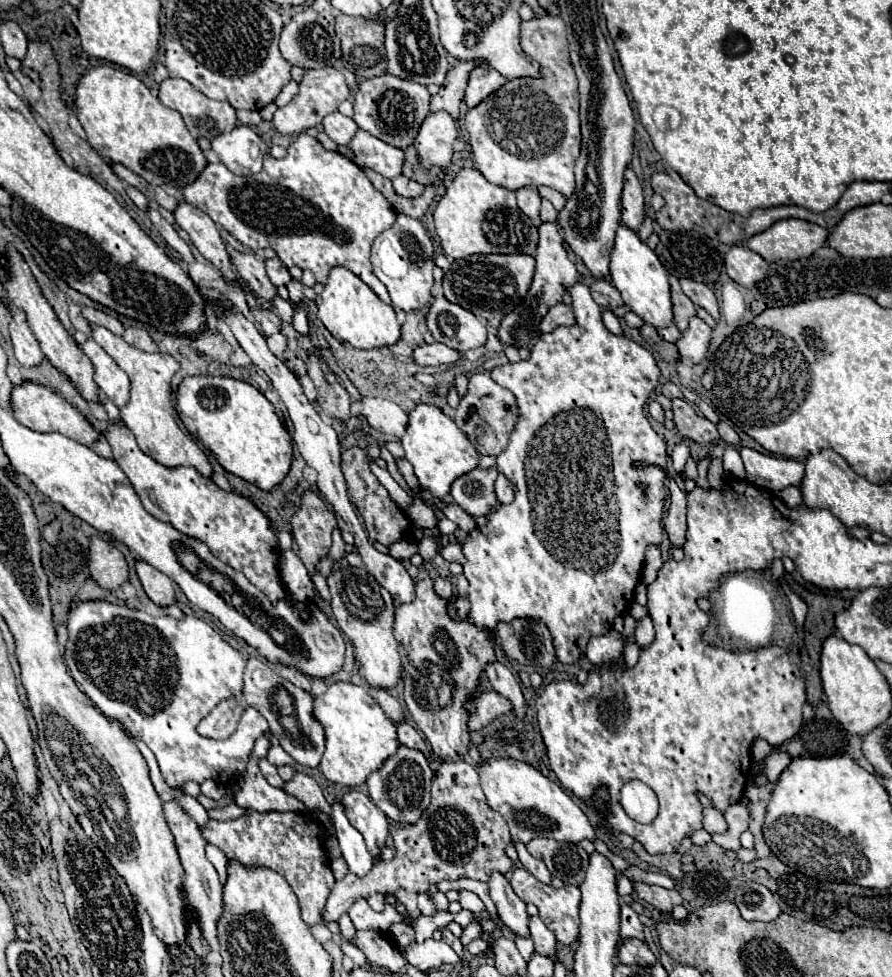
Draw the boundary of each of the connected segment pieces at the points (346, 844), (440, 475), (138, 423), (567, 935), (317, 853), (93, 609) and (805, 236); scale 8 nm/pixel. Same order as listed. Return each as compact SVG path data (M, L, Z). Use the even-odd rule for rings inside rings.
M337 799L331 805L331 819L335 825L335 835L339 841L339 849L343 853L343 859L349 865L349 871L355 873L357 877L363 877L371 871L373 867L373 857L369 855L369 849L363 841L363 835L349 823L343 803Z
M419 403L409 413L409 425L407 425L407 433L401 437L401 445L405 449L405 457L411 461L415 469L419 483L439 499L443 499L449 493L451 483L457 477L469 473L479 463L479 453L473 447L473 443L469 443L467 435L455 425L451 417L447 417L435 405Z
M93 327L93 339L117 361L117 365L129 375L131 379L131 399L121 409L121 421L131 429L139 447L151 455L155 461L177 467L177 465L193 465L201 475L211 477L211 465L205 453L197 447L197 443L181 431L175 419L175 409L171 403L171 377L177 373L179 363L171 355L163 353L145 353L141 349L129 347L123 337L113 335L105 327Z
M515 869L511 873L509 879L513 891L517 893L517 897L525 903L533 903L539 909L539 917L541 921L547 925L549 931L555 933L557 941L561 941L563 945L573 945L579 939L579 903L581 903L581 893L579 887L573 885L563 885L561 889L553 889L551 885L541 883L539 879L535 879L527 869Z
M247 811L247 815L233 819L233 821L215 821L209 819L209 823L201 829L207 843L219 847L229 859L237 859L239 863L247 867L269 867L277 873L281 873L291 889L295 891L301 915L307 925L325 923L323 911L329 897L329 891L333 889L333 875L329 873L329 857L323 849L321 839L321 827L307 815L299 813L257 813Z
M85 601L69 611L67 629L69 639L65 643L65 663L71 677L105 717L125 725L131 735L141 739L153 751L161 775L169 787L181 787L187 781L203 783L207 779L227 783L235 775L245 775L255 739L269 729L265 717L257 709L247 707L239 719L237 731L225 741L205 739L195 731L197 723L221 701L241 695L245 671L243 655L223 641L223 637L215 633L203 619L185 617L183 621L177 621L169 615L151 617L145 611L113 605L107 601ZM113 621L113 629L93 629L105 627Z
M781 219L763 233L747 239L747 247L761 255L765 261L797 259L799 255L811 255L825 245L829 231L803 221L803 219Z

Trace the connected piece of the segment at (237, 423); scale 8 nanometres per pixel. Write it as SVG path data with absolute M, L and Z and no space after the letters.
M185 377L177 389L175 409L187 431L201 441L225 471L257 485L263 491L277 487L291 467L291 435L273 405L247 381L231 377Z

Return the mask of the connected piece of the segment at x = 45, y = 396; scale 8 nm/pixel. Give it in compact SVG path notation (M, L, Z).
M25 381L23 385L13 385L11 391L11 413L13 417L39 433L49 433L49 431L59 431L63 435L67 435L73 441L79 441L83 445L91 445L93 441L99 439L99 433L91 427L91 423L79 413L79 409L75 409L71 403L67 403L61 395L53 393L51 389L47 389L45 385L35 385L31 381Z

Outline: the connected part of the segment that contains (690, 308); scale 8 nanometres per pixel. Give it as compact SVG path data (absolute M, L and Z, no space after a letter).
M669 277L671 283L671 295L673 295L673 311L675 311L675 325L685 331L689 325L689 319L697 313L695 305L691 303L691 299L681 291L679 287L679 279L677 277Z

